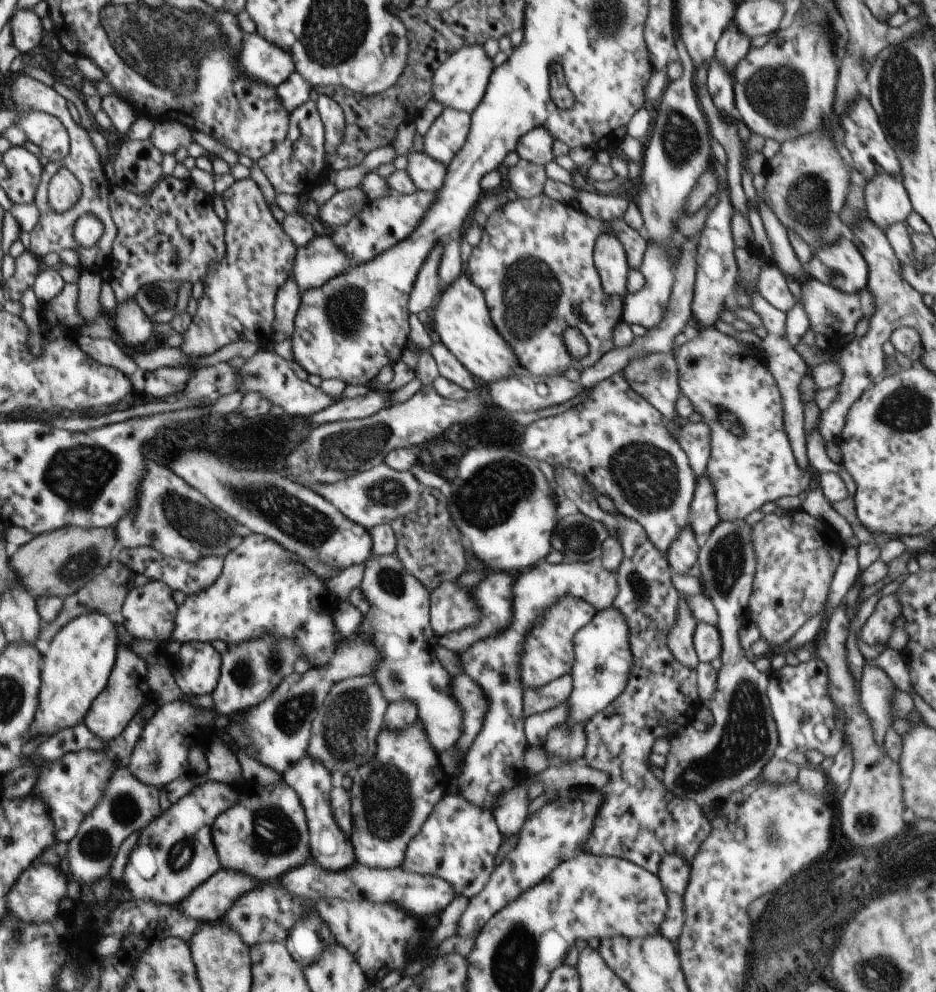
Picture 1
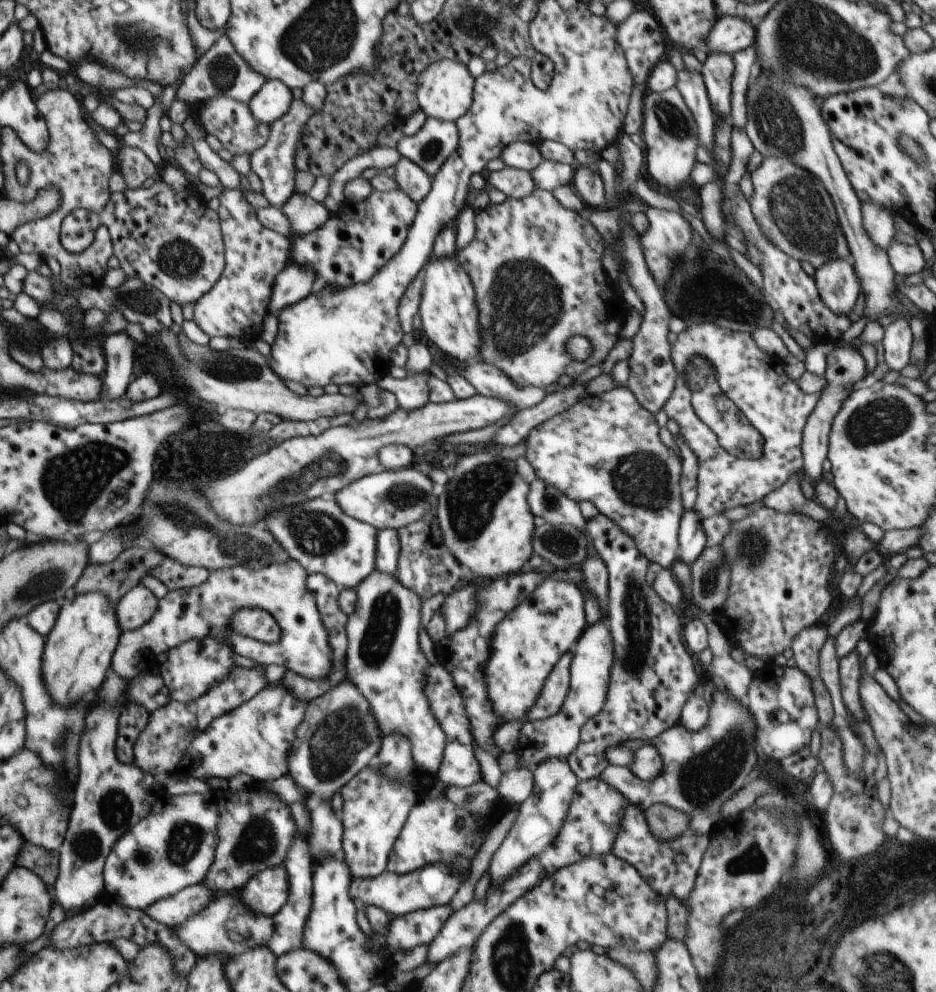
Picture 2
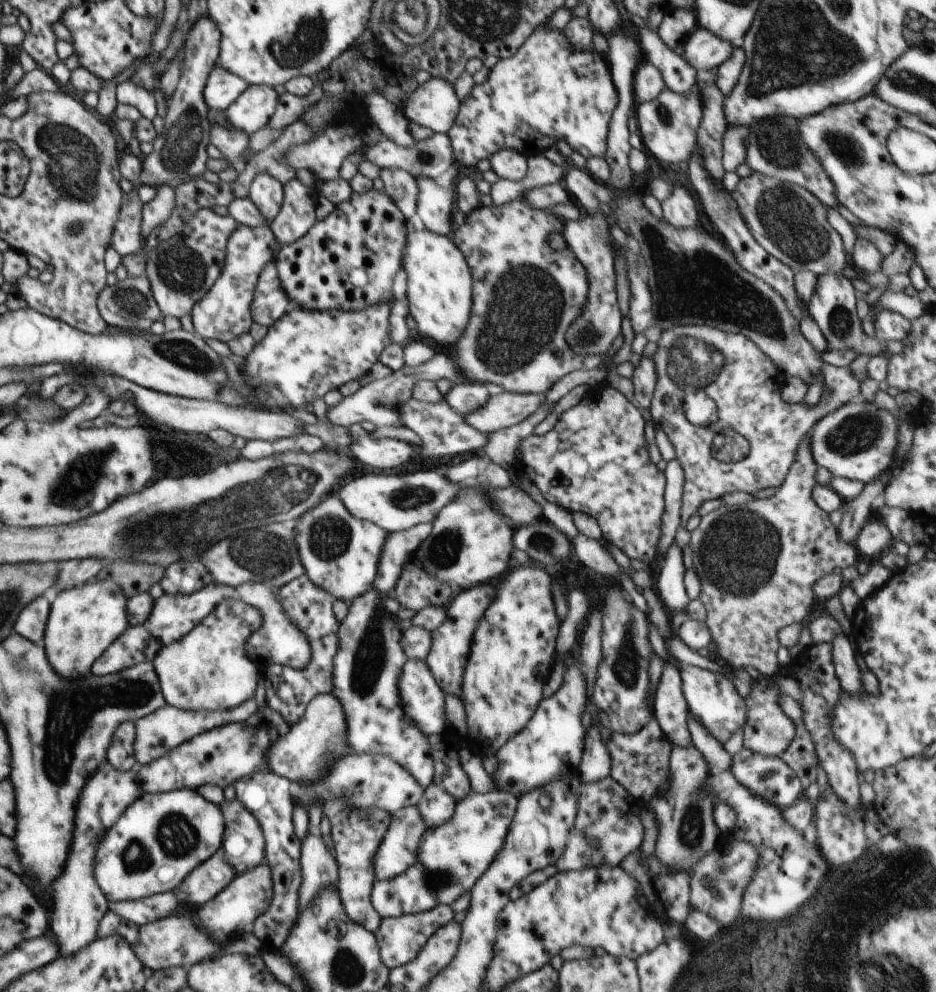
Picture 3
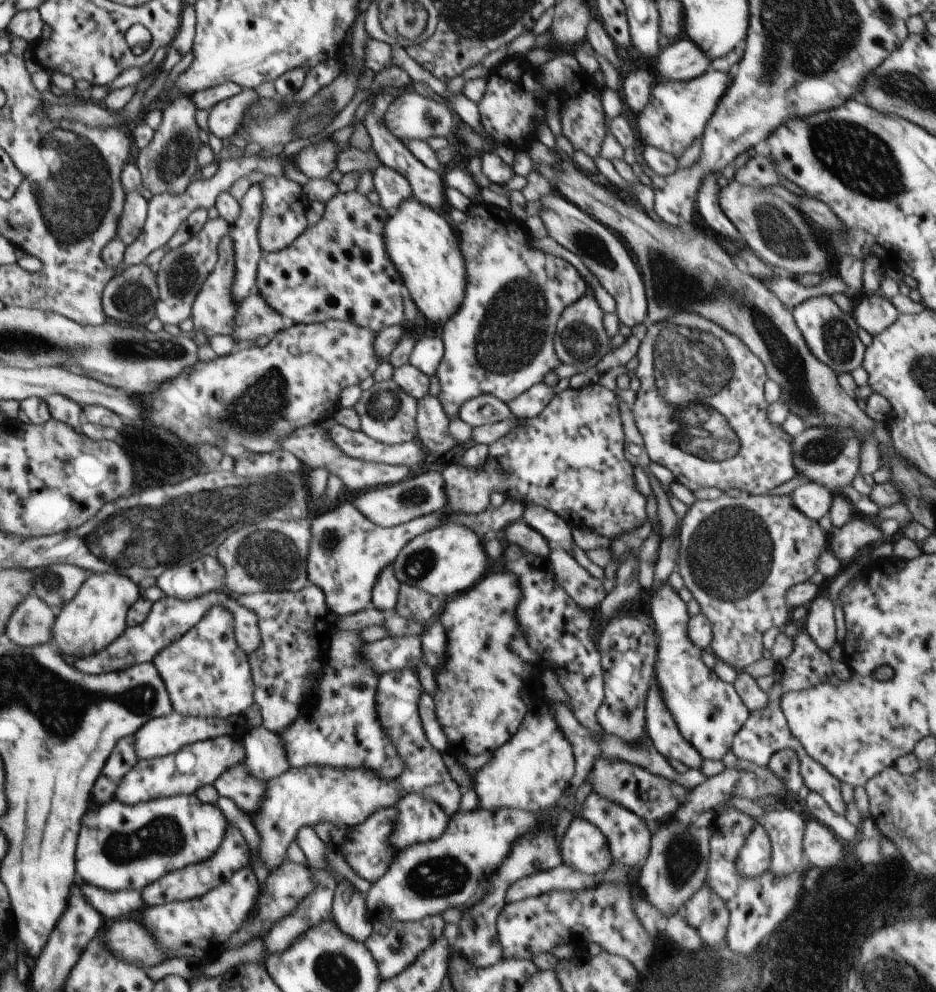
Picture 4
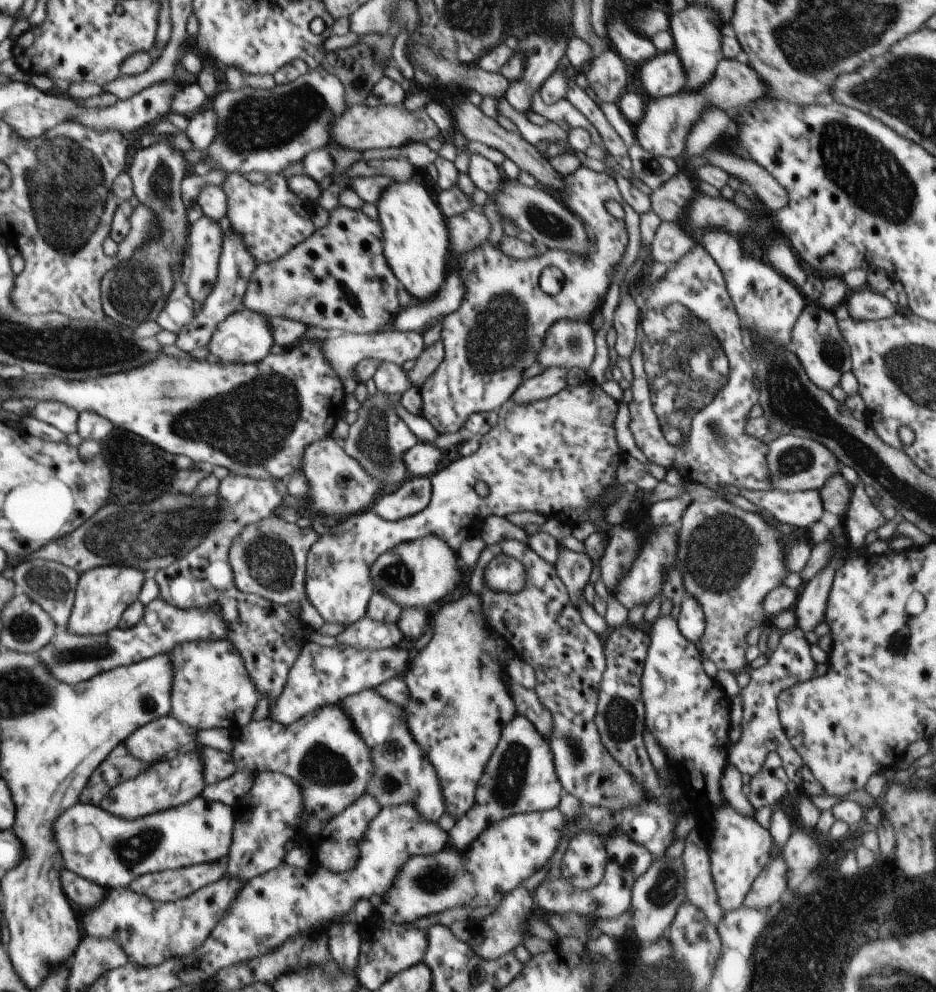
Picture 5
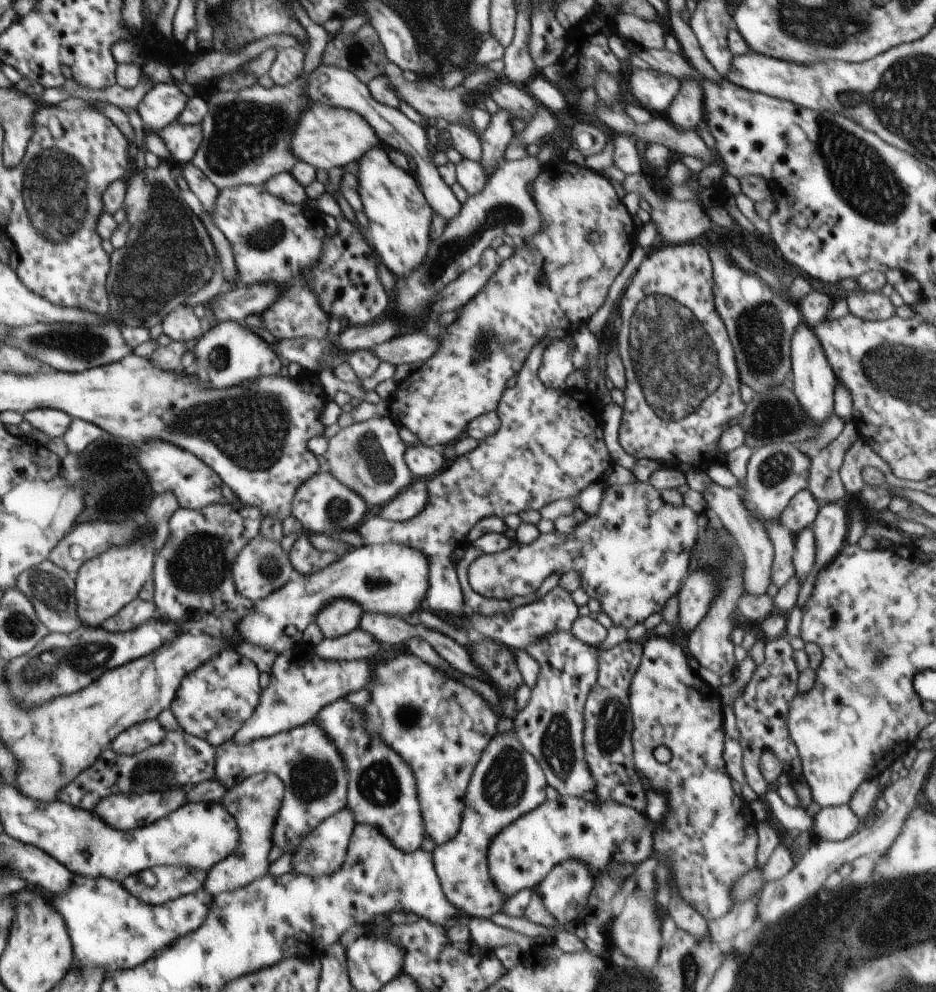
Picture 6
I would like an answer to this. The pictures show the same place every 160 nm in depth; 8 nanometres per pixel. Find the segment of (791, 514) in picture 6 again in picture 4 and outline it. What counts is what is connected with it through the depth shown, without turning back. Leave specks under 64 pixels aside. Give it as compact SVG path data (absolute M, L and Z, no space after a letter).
M809 482L803 483L789 494L799 511L809 519L819 521L829 512L834 498L834 491L824 485Z

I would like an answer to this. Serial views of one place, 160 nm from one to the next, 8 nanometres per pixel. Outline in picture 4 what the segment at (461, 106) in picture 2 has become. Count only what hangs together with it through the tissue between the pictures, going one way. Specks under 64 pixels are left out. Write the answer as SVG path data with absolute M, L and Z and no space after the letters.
M404 91L394 98L385 114L383 130L388 130L402 142L406 139L426 141L430 136L448 136L452 130L452 112L445 103L436 102L416 91Z

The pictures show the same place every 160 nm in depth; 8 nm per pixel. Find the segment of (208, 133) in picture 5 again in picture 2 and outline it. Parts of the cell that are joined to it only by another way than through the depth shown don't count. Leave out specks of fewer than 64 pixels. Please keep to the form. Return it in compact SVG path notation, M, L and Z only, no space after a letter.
M267 80L248 102L248 108L258 122L270 125L289 112L292 100L293 95L288 86L280 80Z

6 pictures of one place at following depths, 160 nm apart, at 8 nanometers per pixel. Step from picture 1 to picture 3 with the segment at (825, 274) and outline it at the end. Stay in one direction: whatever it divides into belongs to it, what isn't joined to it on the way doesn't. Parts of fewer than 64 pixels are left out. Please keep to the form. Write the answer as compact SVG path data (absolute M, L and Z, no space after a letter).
M820 275L814 294L808 304L809 314L828 341L828 350L844 351L853 348L862 354L872 354L875 357L882 348L875 336L864 333L861 319L856 313L856 301L859 293L854 289L852 282L845 275Z

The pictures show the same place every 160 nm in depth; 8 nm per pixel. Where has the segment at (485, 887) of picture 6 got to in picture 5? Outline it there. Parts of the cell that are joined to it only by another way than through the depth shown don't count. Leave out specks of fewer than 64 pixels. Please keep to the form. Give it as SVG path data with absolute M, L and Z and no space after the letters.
M516 716L503 728L500 740L478 781L473 807L450 830L450 844L458 850L470 846L486 827L513 814L550 811L564 793L549 740L525 716Z

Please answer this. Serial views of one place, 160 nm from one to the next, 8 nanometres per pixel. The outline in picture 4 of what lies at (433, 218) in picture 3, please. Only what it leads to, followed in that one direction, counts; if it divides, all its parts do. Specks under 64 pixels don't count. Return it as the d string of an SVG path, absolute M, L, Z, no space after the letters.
M391 91L378 93L374 106L372 106L372 109L366 115L363 124L371 136L373 144L372 149L374 149L374 152L378 155L382 165L393 168L408 179L408 182L411 184L411 189L413 190L414 199L421 205L440 212L447 200L445 195L446 187L442 175L439 172L428 168L423 162L420 162L420 160L405 147L404 142L397 139L397 136L394 136L394 134L391 134L388 130L382 129L385 122L386 111L393 100L394 96Z

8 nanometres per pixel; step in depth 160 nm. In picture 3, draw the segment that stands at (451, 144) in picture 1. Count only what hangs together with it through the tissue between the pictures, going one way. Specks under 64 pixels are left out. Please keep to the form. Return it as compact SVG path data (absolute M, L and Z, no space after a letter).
M434 133L429 138L417 140L409 147L400 146L388 138L382 138L375 145L369 147L365 159L377 164L380 168L401 168L414 177L432 179L447 189L453 189L452 182L461 176L453 157L453 148L447 133Z

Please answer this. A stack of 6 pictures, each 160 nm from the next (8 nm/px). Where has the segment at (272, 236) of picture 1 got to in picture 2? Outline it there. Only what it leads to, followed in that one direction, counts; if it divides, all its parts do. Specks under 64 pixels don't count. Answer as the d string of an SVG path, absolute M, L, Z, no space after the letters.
M224 187L219 199L217 214L225 249L224 271L214 287L198 298L193 321L209 339L227 337L241 344L262 337L274 278L290 263L292 238L264 228L240 188Z

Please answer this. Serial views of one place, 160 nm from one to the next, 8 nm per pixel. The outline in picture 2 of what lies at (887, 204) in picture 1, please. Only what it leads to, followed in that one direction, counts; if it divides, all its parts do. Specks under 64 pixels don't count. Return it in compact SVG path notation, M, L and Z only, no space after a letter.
M866 202L861 204L862 224L866 234L870 236L870 240L888 250L892 236L896 236L896 224L892 225L891 216L894 213L890 208L882 208L880 204L874 204L874 202Z

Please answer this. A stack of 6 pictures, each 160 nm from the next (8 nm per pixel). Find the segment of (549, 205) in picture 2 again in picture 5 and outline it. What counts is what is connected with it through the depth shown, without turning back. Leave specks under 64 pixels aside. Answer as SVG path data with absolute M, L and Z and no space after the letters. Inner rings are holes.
M581 166L574 174L564 178L563 188L556 191L556 197L583 222L592 242L592 254L588 258L580 258L565 250L548 249L535 258L515 259L504 255L499 247L495 247L491 240L486 239L481 245L465 252L455 265L454 271L465 286L464 298L456 312L440 319L441 341L445 355L442 363L419 388L423 398L422 417L429 420L440 435L459 431L472 413L498 412L521 385L524 370L536 362L550 327L560 319L591 320L606 298L608 286L612 282L612 268L626 252L628 234L624 219L616 219L608 214L604 204L608 200L616 200L622 204L621 192L612 172L596 172ZM546 267L558 267L563 272L563 285L556 296L546 294L539 287L539 274L542 274Z

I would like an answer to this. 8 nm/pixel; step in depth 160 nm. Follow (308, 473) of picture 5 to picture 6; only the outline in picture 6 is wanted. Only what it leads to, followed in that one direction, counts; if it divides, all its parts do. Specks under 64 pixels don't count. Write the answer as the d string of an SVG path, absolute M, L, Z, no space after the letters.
M321 468L297 488L293 498L292 515L300 520L307 535L332 535L339 531L355 530L364 522L369 512L361 493L340 482L328 469Z

